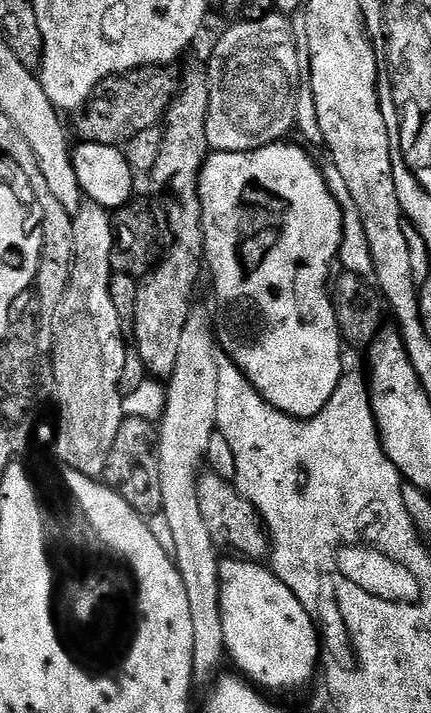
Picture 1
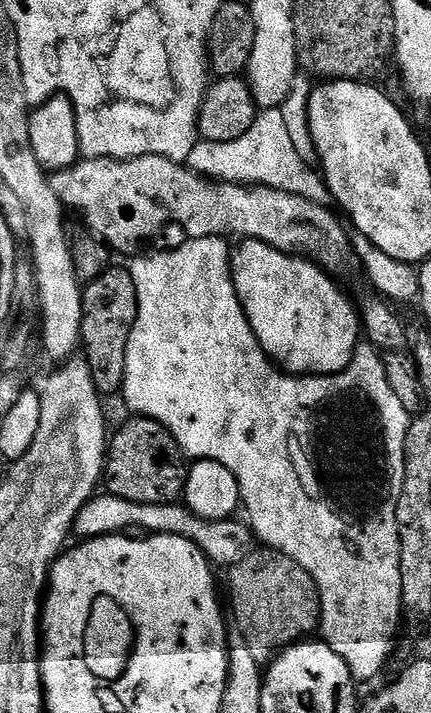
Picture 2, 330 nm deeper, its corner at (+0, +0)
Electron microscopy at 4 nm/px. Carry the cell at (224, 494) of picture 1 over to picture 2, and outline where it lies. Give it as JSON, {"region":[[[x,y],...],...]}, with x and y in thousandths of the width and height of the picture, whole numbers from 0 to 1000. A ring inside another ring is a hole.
{"region":[[[587,771],[571,783],[561,783],[561,788],[552,788],[527,804],[529,819],[538,823],[538,858],[534,853],[534,864],[548,868],[543,875],[545,885],[561,889],[561,895],[571,895],[571,906],[580,906],[580,917],[589,917],[589,923],[608,934],[619,933],[624,928],[640,924],[661,909],[673,907],[677,903],[698,902],[708,895],[726,891],[724,885],[735,885],[742,881],[742,829],[729,816],[729,811],[710,798],[703,797],[691,788],[675,785],[671,780],[654,778],[652,774],[636,774],[629,771]]]}

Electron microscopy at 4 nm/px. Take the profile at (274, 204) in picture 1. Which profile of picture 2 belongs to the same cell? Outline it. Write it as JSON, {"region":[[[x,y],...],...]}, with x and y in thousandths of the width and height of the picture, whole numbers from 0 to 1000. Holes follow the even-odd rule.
{"region":[[[566,337],[559,344],[534,359],[538,394],[585,467],[599,474],[624,505],[647,512],[661,523],[691,527],[773,527],[791,522],[826,498],[840,477],[840,450],[828,428],[814,426],[798,417],[796,407],[770,394],[777,391],[722,363],[647,353],[606,337]]]}

